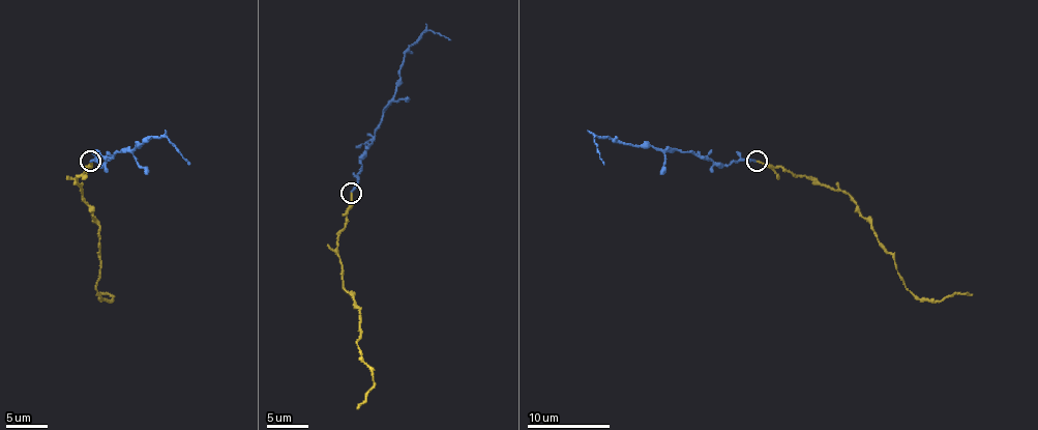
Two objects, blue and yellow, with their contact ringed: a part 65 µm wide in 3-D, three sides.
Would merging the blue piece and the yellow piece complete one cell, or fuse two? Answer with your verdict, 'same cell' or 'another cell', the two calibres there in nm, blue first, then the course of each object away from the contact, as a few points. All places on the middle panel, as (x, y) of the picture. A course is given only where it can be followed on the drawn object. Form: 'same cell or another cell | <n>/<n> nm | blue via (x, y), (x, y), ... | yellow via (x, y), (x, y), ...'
same cell | 200/180 nm | blue via (351, 193), (357, 182), (361, 153), (398, 86), (405, 53), (427, 30), (450, 40) | yellow via (351, 193), (336, 252), (343, 287), (359, 308), (357, 348), (372, 371), (374, 383), (357, 408)

